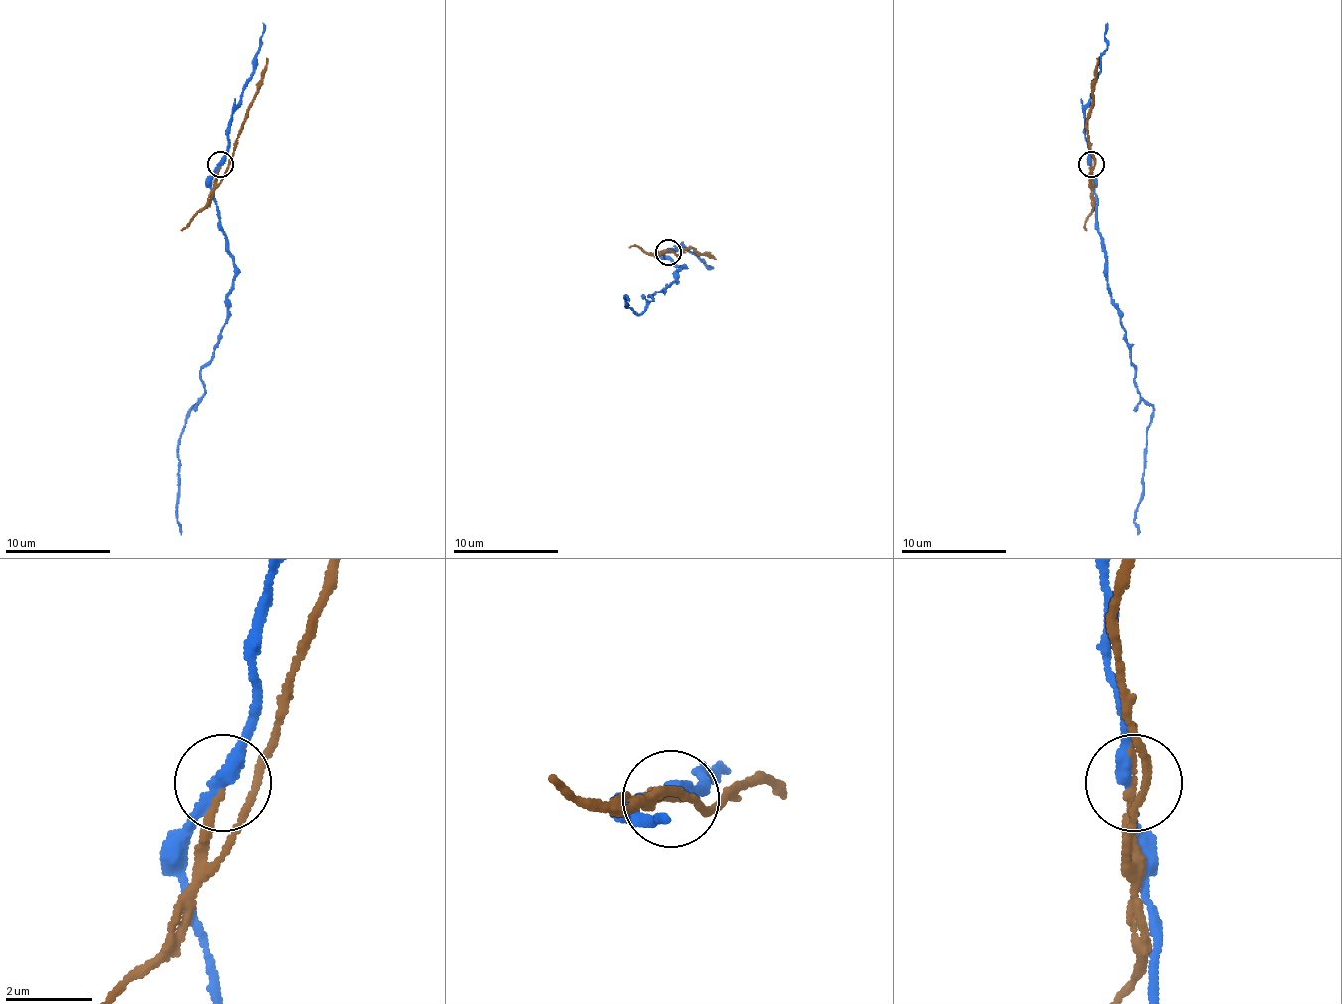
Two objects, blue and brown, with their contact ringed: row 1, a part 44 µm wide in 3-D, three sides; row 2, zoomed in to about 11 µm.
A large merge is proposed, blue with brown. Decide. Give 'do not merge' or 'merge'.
do not merge

